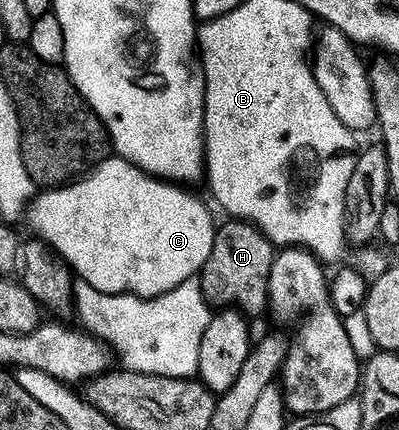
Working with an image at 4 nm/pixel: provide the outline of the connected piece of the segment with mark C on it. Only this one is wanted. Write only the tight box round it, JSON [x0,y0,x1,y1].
[28,155,216,297]

